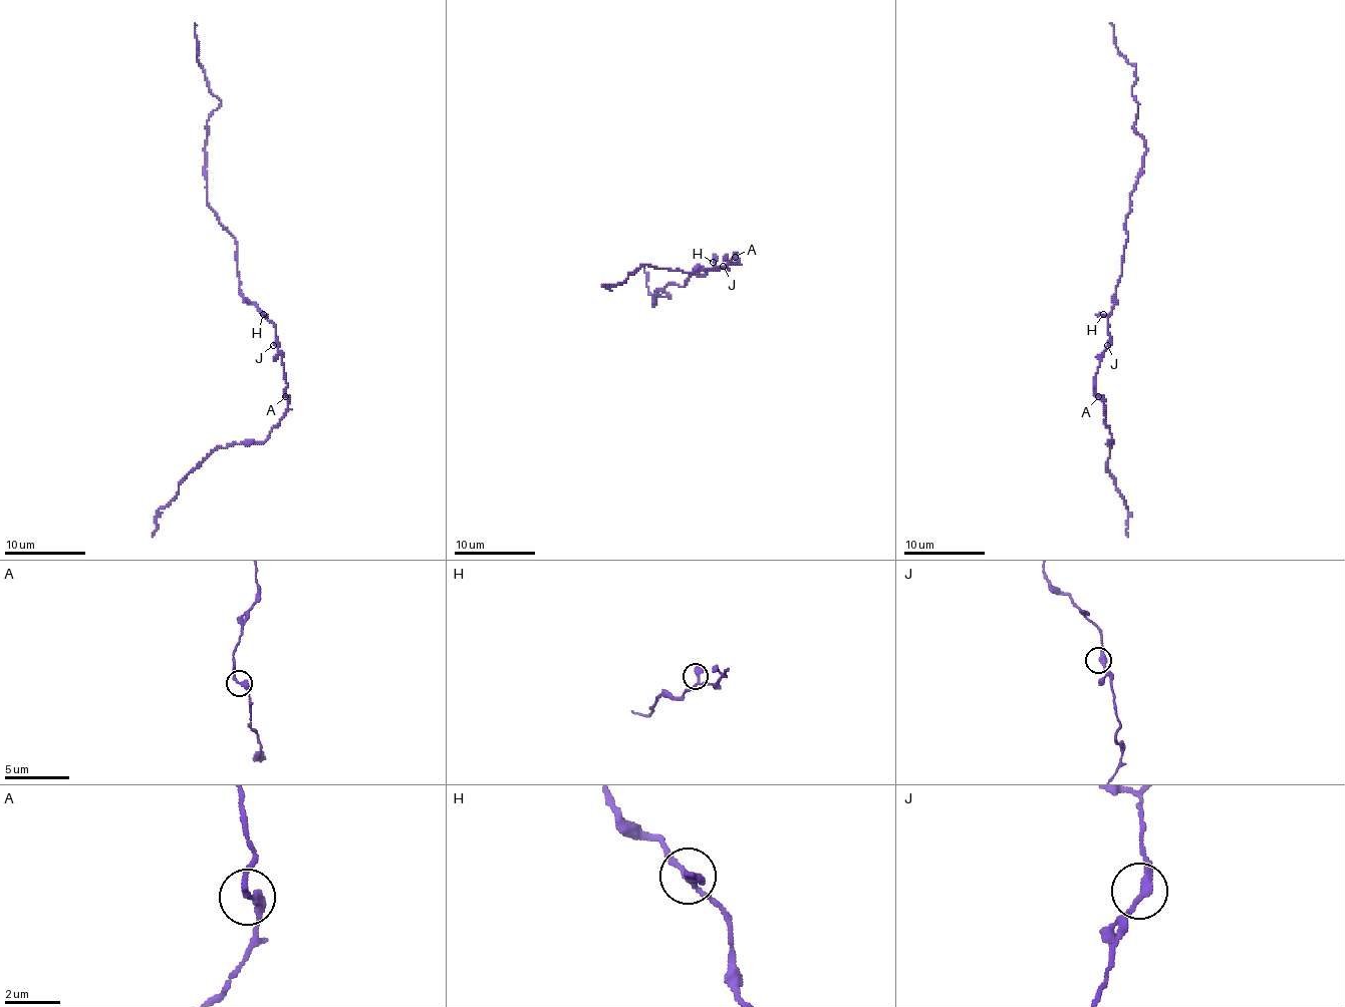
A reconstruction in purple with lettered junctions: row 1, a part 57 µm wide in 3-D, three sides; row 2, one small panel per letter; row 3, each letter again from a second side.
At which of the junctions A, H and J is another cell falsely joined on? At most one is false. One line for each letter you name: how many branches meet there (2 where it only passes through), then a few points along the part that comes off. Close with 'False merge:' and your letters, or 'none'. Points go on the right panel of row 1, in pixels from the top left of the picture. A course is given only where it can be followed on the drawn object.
False merge: none

